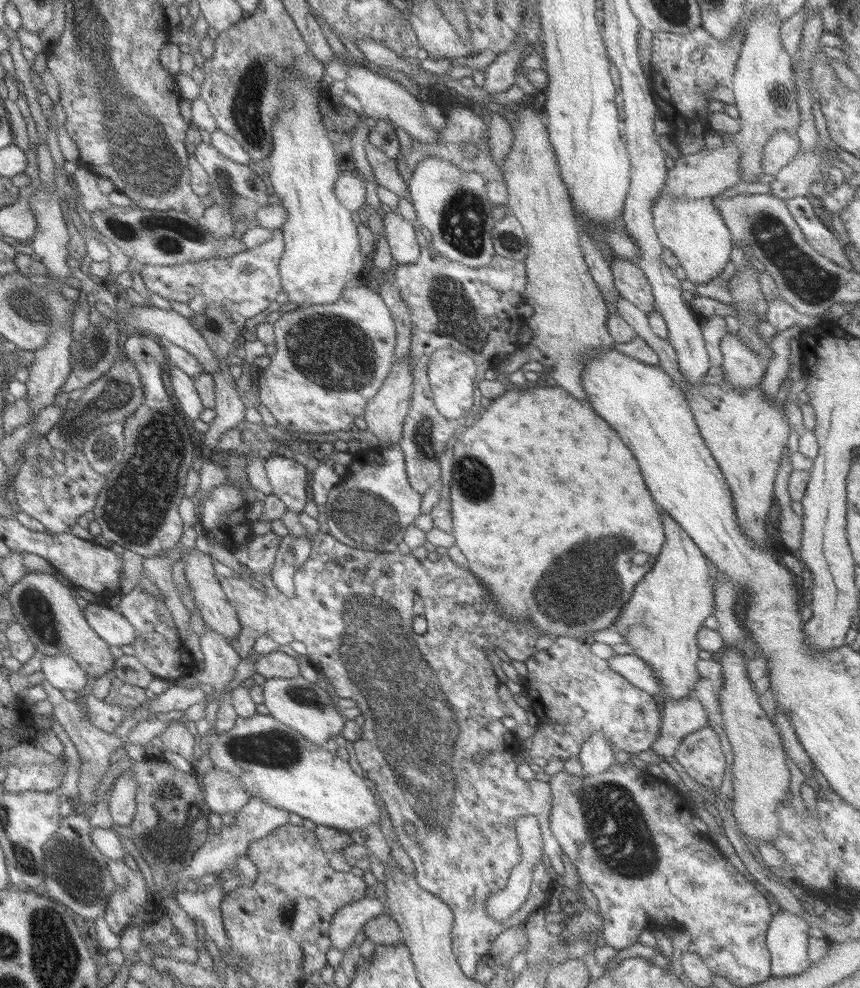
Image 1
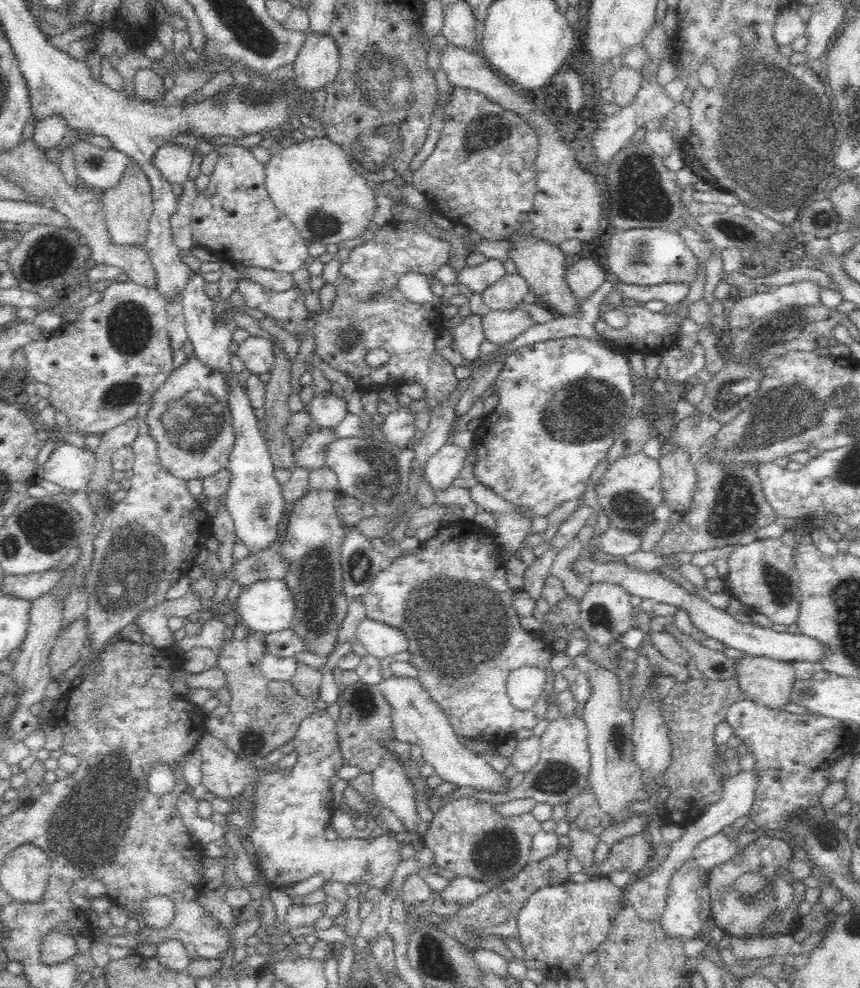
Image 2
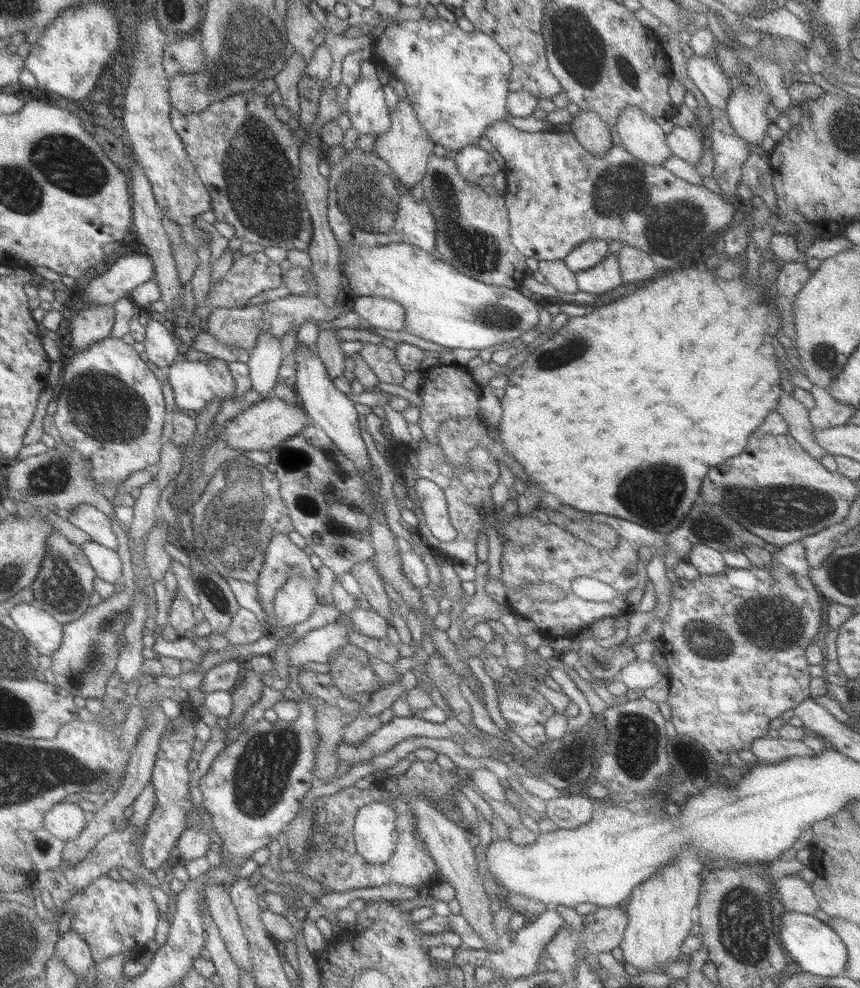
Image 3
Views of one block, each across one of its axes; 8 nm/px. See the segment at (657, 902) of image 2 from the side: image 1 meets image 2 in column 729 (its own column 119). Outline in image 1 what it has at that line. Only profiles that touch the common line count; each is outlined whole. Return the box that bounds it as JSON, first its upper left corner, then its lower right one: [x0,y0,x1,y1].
[108,774,136,827]

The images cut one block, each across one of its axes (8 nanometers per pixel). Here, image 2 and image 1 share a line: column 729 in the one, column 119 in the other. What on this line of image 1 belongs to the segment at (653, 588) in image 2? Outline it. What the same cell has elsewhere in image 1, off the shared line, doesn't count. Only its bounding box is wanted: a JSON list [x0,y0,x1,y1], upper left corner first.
[83,602,135,646]

